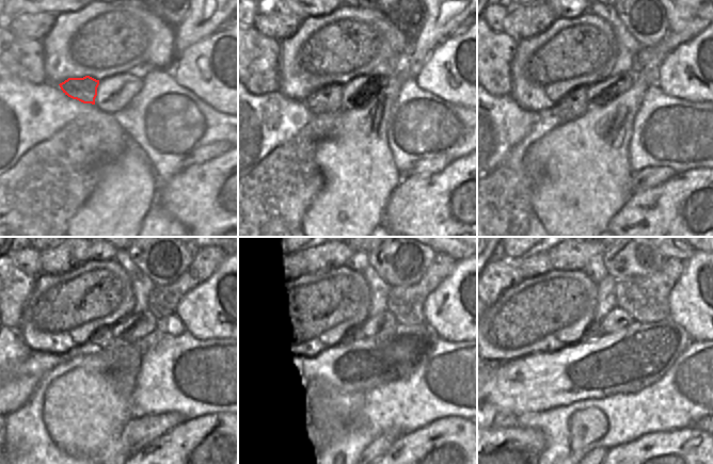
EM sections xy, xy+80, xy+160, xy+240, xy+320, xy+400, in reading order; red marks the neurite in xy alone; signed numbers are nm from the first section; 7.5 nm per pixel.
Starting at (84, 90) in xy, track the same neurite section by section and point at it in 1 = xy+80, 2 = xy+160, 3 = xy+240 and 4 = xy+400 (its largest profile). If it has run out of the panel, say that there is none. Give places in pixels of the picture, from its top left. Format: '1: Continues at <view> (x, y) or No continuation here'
1: Continues at xy+80 (328, 98)
2: Continues at xy+160 (573, 105)
3: Continues at xy+240 (104, 337)
4: Continues at xy+400 (593, 332).

